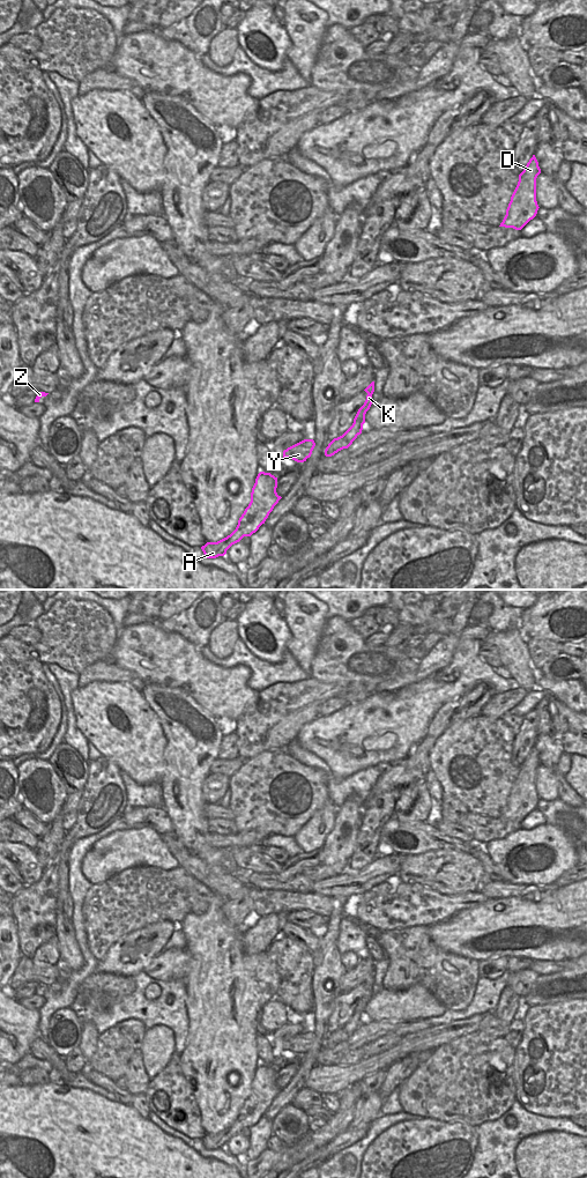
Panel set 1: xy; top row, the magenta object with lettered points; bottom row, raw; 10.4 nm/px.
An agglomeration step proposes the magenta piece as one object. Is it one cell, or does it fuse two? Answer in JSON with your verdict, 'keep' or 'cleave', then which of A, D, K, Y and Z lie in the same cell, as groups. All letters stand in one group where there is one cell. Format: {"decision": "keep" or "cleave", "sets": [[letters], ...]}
{"decision": "cleave", "sets": [["A", "D", "K"], ["Y", "Z"]]}

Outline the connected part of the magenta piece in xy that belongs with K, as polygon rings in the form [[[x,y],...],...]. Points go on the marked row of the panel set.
[[[372,381],[365,390],[367,395],[364,405],[358,409],[352,425],[340,437],[334,438],[328,449],[325,450],[326,457],[332,457],[343,449],[348,449],[352,442],[362,434],[363,424],[365,423],[365,414],[372,405],[372,394],[374,392],[374,381]]]

